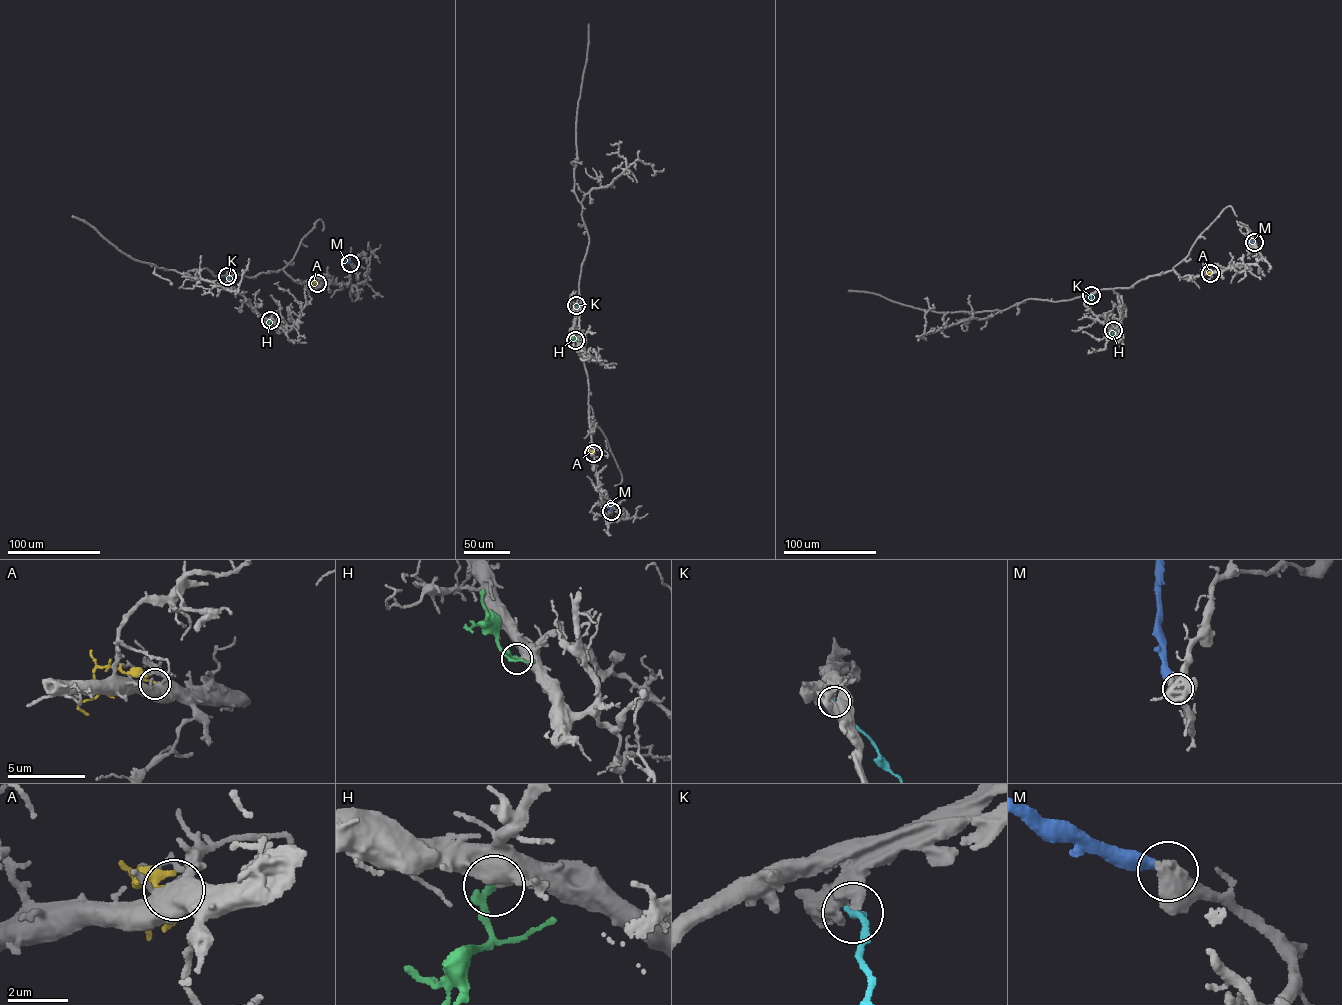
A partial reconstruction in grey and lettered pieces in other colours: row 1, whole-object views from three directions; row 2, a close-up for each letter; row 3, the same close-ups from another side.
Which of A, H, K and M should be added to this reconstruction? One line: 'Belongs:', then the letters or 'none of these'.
Belongs: H

